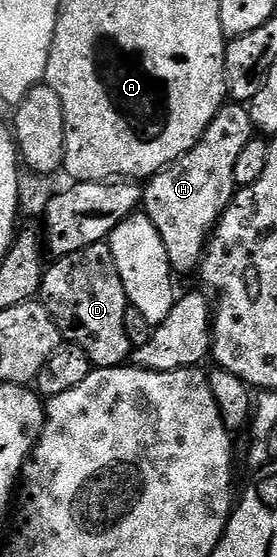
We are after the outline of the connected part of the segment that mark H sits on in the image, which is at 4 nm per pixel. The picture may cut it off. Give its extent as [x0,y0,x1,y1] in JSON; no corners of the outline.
[143,103,255,274]

